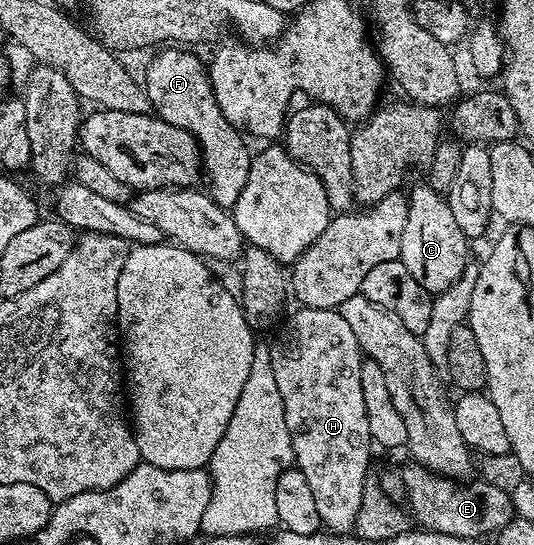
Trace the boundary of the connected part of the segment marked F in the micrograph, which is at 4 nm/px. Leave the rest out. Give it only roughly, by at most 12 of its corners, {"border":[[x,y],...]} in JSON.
{"border":[[161,49],[144,87],[159,119],[198,140],[208,195],[233,209],[253,160],[205,63]]}

